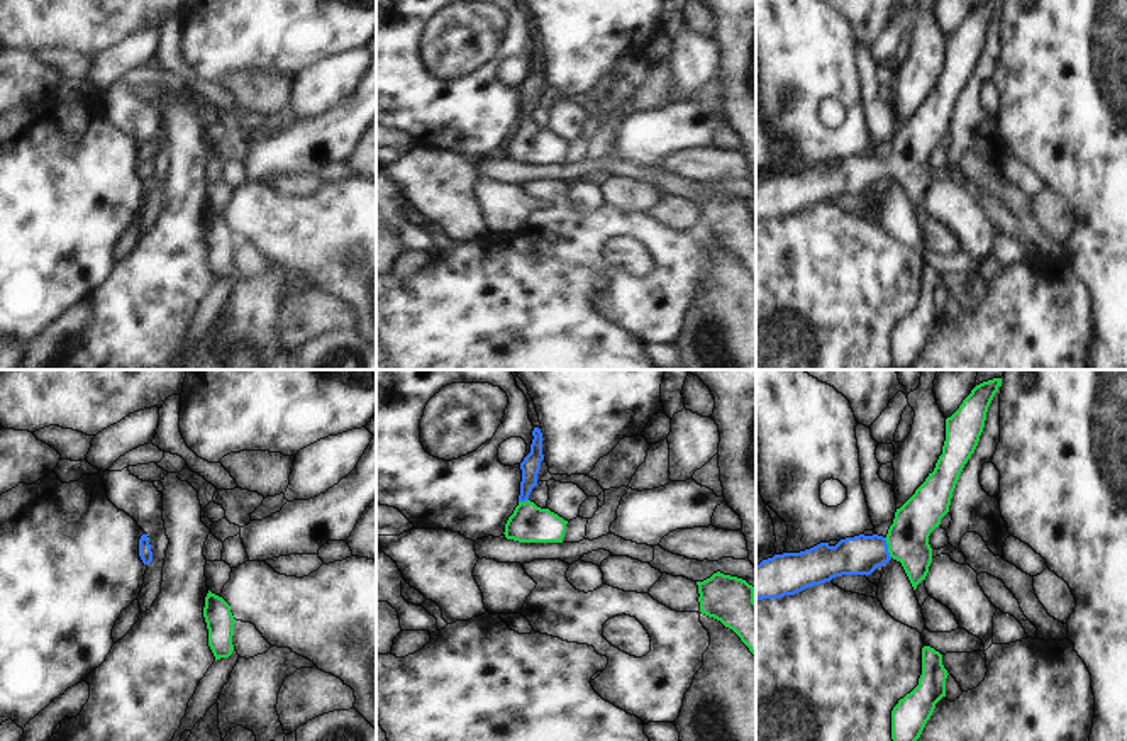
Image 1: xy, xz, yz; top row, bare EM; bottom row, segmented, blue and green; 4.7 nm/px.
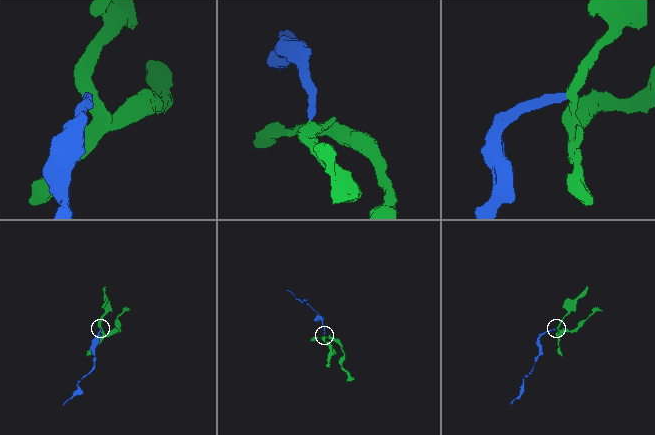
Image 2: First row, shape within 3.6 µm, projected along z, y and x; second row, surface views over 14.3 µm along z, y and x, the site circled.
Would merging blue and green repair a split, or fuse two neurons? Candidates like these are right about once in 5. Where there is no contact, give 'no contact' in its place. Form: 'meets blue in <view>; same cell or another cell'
meets blue in yz; same cell

